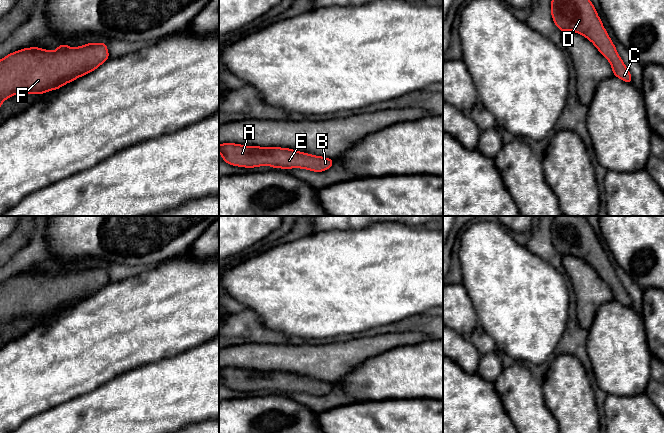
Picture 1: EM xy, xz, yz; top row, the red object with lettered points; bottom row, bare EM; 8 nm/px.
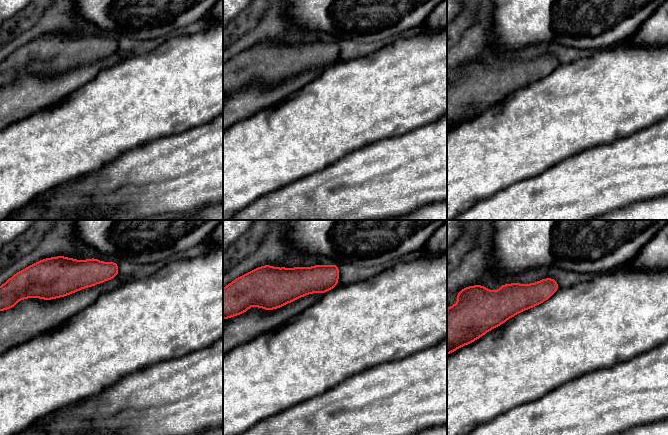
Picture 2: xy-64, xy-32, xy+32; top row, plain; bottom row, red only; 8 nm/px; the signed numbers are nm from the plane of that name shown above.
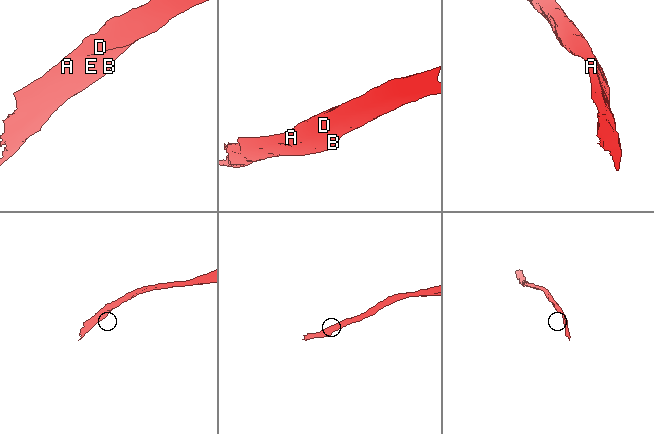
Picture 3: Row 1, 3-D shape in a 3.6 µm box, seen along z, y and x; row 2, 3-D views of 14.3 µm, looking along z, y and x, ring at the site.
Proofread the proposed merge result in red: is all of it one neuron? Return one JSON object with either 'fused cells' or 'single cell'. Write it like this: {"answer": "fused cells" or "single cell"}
{"answer": "single cell"}

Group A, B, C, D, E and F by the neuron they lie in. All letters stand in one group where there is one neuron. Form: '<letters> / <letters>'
A B C D E F

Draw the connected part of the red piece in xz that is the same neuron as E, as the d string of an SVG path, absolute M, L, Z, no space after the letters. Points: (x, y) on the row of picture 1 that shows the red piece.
M235 143L219 145L224 162L238 167L254 168L269 165L275 169L307 169L314 172L328 170L333 159L280 147L246 146Z

